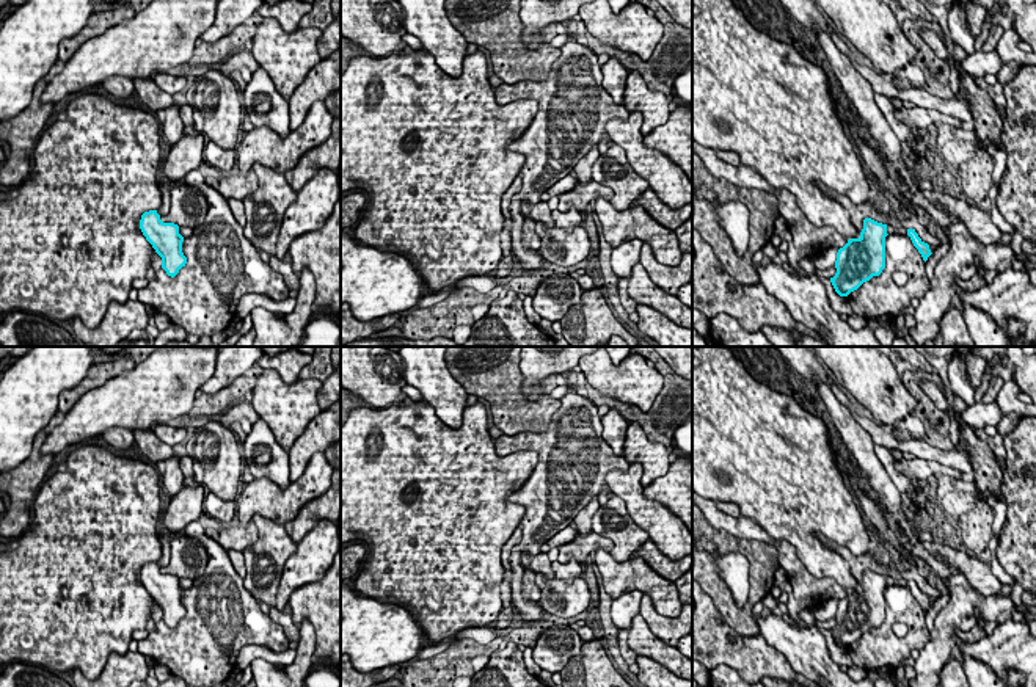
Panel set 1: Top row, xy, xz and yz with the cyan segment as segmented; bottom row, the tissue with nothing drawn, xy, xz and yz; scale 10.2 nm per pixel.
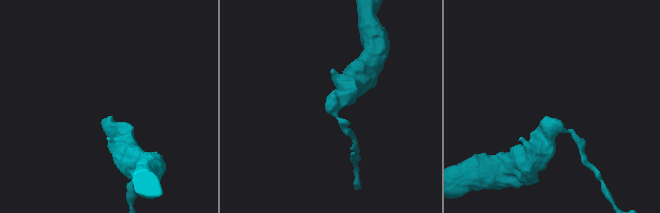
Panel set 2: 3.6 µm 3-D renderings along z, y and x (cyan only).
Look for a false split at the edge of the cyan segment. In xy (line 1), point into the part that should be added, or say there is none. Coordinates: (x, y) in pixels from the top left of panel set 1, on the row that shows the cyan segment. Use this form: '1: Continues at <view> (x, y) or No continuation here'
1: Continues at xy (164, 209)

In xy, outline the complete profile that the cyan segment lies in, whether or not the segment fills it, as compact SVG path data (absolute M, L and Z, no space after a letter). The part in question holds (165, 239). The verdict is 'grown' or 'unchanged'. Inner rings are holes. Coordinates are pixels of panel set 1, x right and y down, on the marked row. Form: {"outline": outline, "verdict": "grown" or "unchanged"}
{"outline": "M159 179L162 193L162 205L157 210L149 210L141 215L140 229L146 240L152 245L155 253L162 257L162 268L168 276L174 278L187 264L182 253L184 237L179 234L179 226L174 223L163 223L160 218L170 212L170 187Z", "verdict": "grown"}

